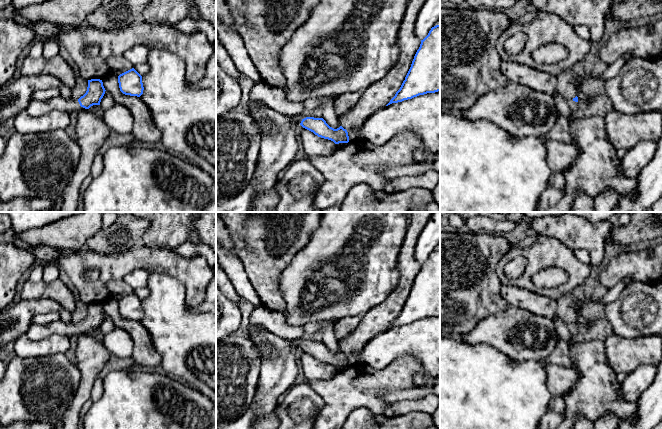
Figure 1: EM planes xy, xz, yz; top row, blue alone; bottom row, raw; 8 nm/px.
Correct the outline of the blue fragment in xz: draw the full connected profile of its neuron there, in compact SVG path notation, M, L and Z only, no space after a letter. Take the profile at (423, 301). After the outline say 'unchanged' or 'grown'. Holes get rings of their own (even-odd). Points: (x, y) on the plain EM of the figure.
M440 249L431 252L421 264L400 313L386 329L440 315Z; unchanged

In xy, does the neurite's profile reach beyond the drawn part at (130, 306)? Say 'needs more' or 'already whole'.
already whole

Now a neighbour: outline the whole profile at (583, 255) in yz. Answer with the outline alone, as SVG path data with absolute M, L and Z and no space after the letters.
M583 248L573 249L574 255L584 264L590 265L590 253L588 250Z

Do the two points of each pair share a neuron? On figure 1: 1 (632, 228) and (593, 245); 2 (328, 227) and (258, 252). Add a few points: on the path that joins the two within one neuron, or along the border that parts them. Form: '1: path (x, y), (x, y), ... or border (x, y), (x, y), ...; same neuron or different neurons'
1: border (611, 230), (606, 237); different neurons
2: border (320, 222), (309, 241), (298, 252); different neurons

